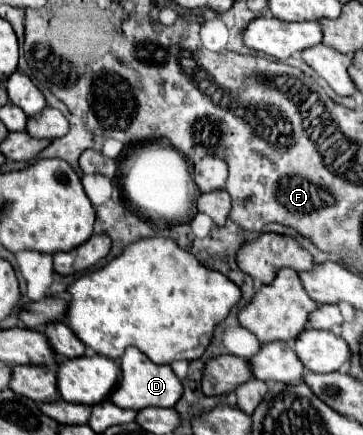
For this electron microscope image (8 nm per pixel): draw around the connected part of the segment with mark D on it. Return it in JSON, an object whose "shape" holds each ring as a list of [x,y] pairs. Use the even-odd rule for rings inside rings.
{"shape":[[[127,347],[121,357],[121,381],[111,393],[111,401],[121,409],[143,409],[143,407],[173,407],[183,393],[183,385],[169,365],[155,365],[137,347]]]}

